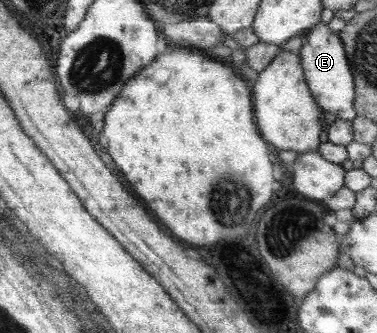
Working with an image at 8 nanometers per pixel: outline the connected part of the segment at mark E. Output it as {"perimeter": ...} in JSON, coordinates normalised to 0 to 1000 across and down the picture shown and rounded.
{"perimeter":[[[844,69],[809,93],[801,114],[796,165],[801,168],[804,216],[836,306],[841,306],[846,327],[857,330],[857,339],[883,342],[889,357],[928,366],[936,351],[944,351],[936,324],[936,225],[926,210],[905,114],[894,102],[878,99],[867,75],[846,78]]]}

